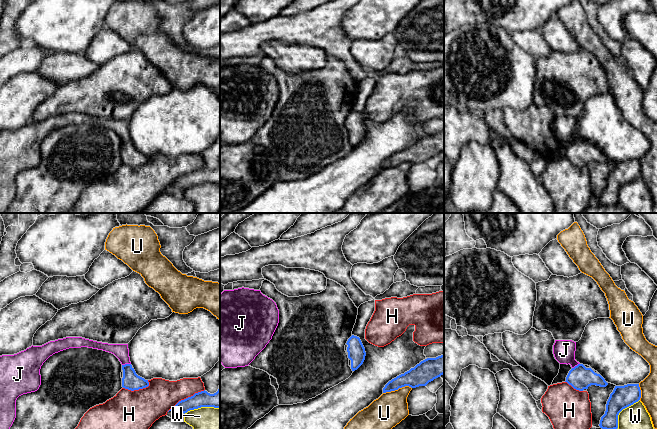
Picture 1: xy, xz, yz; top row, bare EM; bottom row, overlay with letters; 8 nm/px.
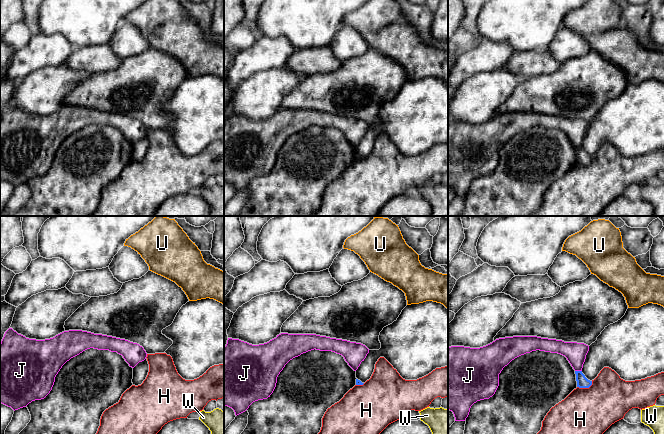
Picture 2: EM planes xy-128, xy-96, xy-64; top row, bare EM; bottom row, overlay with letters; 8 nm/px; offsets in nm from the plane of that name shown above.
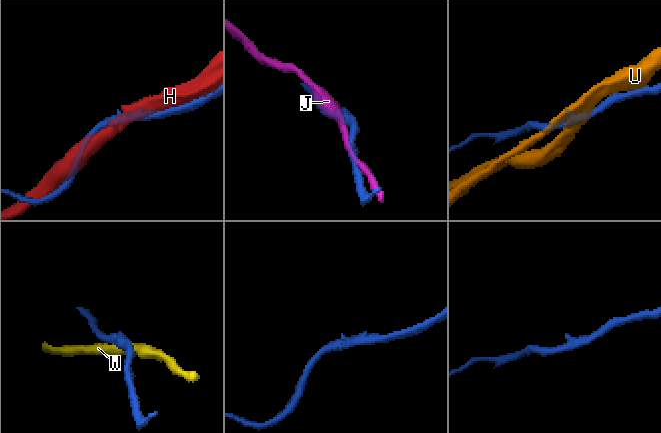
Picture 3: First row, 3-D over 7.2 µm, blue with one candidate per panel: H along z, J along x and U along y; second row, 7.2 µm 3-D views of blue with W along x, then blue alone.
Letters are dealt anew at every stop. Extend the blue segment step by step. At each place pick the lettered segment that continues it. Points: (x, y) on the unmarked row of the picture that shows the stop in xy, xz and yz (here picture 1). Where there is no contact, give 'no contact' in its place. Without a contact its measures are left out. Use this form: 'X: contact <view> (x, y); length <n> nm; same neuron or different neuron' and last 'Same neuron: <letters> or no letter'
H: contact xy (186, 174); length 360 nm; different neuron
J: contact xy (126, 140); length 70 nm; different neuron
U: contact xz (397, 165); length 240 nm; different neuron
W: contact xy (201, 182); length 300 nm; different neuron
Same neuron: no letter

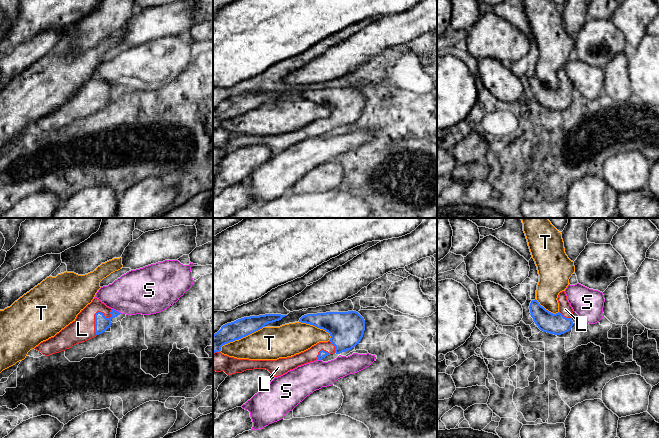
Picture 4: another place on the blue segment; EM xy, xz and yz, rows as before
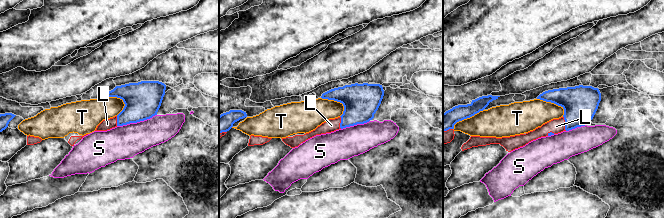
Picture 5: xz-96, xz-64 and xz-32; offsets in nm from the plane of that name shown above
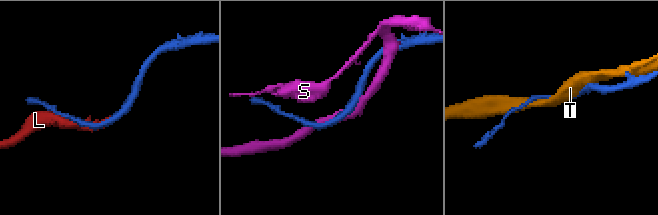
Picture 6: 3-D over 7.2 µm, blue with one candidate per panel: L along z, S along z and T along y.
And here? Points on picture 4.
L: contact xy (95, 90); length 260 nm; same neuron
S: contact xy (117, 87); length 90 nm; different neuron
T: contact xz (240, 114); length 420 nm; different neuron
Same neuron: L

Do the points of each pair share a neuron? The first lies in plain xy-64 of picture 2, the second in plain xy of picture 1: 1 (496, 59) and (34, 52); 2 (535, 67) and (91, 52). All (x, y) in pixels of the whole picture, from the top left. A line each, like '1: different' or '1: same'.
1: same
2: different

